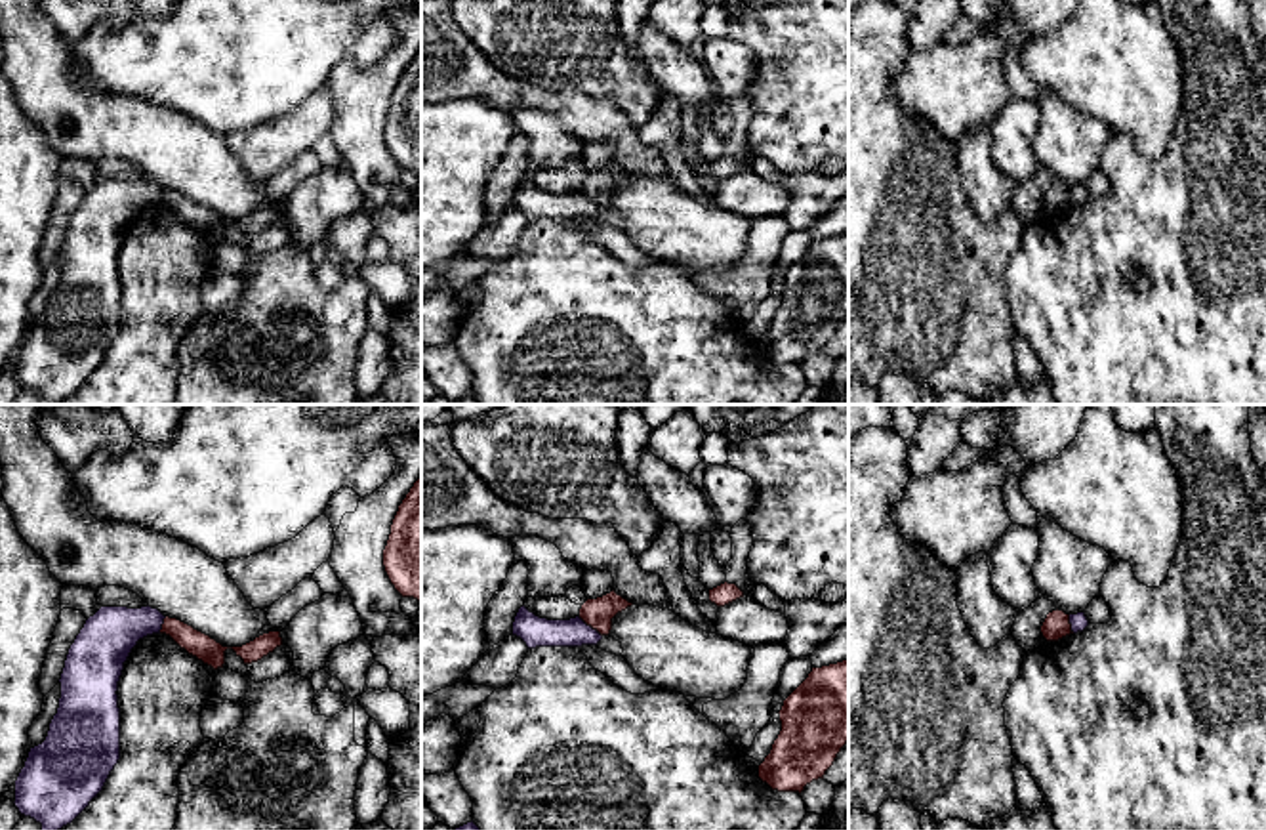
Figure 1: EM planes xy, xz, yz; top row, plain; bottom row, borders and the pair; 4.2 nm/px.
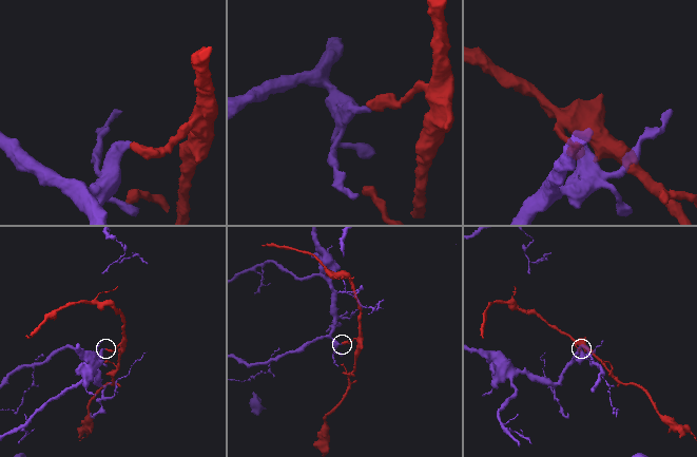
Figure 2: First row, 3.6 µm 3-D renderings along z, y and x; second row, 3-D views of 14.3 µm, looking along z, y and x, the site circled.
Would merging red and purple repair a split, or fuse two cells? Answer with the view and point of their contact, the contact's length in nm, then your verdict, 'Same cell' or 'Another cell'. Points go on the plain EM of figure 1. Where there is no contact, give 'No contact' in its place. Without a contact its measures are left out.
Touches red at xz (590, 197). Shared border 130 nm. Another cell

